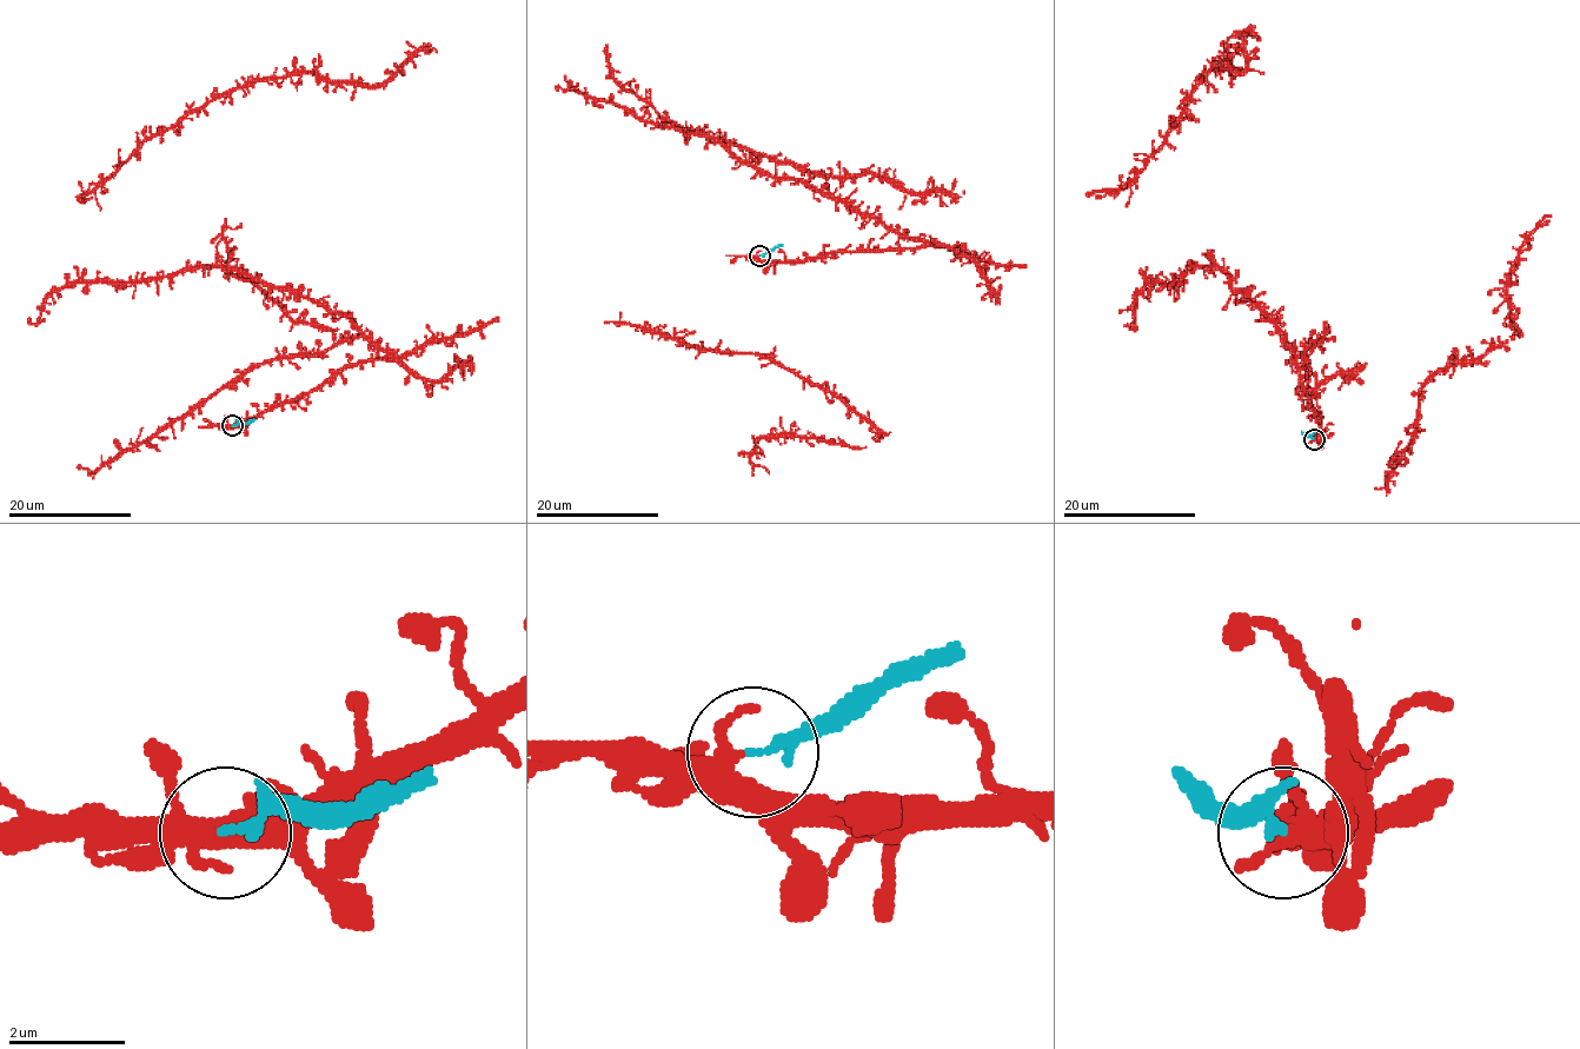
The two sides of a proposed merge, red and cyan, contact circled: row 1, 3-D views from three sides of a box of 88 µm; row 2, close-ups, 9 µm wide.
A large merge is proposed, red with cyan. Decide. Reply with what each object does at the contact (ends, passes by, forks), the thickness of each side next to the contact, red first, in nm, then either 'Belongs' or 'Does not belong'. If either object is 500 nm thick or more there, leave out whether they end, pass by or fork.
At the ring red forks. At the ring cyan passes by. Thickness 300 nm (red) against 130 nm. Does not belong

